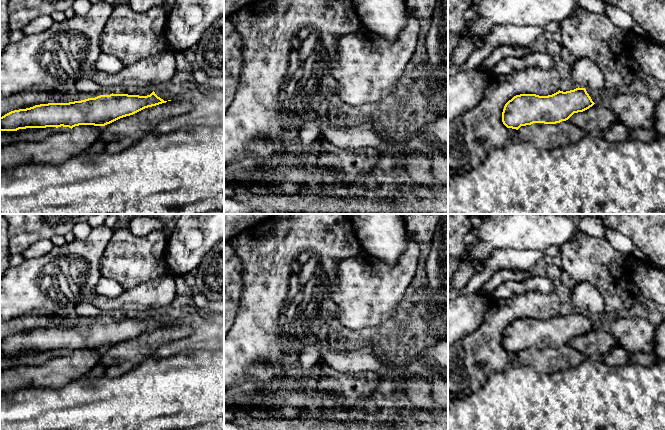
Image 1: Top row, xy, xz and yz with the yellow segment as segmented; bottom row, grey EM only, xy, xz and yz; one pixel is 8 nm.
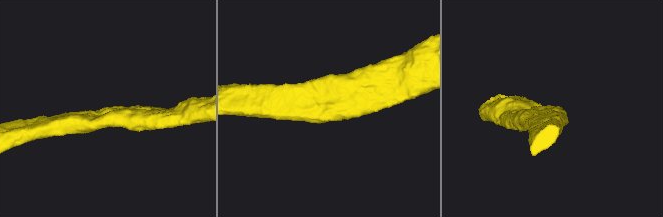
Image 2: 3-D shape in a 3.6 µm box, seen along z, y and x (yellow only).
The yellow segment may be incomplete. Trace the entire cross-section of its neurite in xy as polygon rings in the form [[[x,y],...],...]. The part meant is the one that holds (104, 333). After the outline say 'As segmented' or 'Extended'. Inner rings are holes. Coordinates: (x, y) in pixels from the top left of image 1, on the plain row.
[[[153,315],[150,319],[110,318],[100,319],[81,325],[69,327],[48,327],[35,329],[26,333],[11,335],[0,341],[0,355],[17,355],[26,352],[69,351],[79,349],[105,350],[120,342],[133,339],[145,332],[166,327]]]. As segmented

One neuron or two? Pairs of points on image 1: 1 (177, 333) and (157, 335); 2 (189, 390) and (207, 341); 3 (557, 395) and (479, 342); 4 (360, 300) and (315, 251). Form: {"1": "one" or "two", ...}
{"1": "one", "2": "two", "3": "two", "4": "two"}

